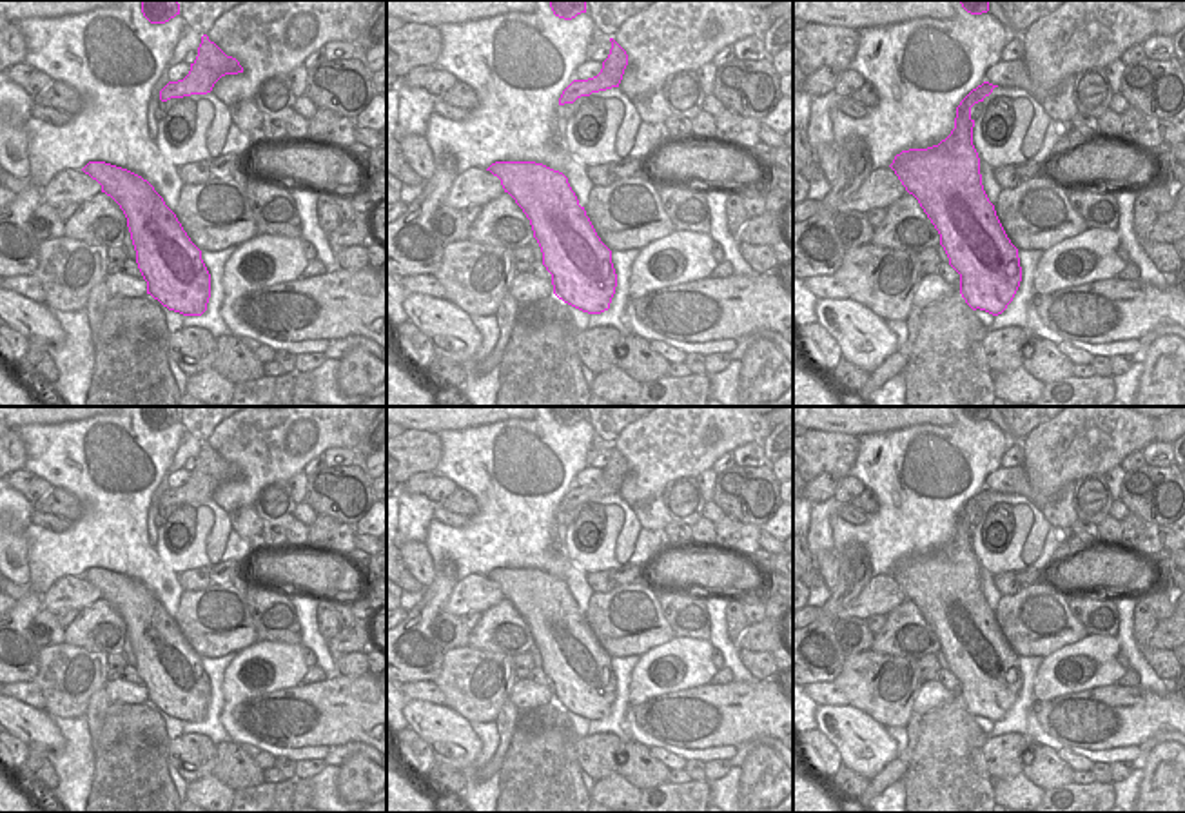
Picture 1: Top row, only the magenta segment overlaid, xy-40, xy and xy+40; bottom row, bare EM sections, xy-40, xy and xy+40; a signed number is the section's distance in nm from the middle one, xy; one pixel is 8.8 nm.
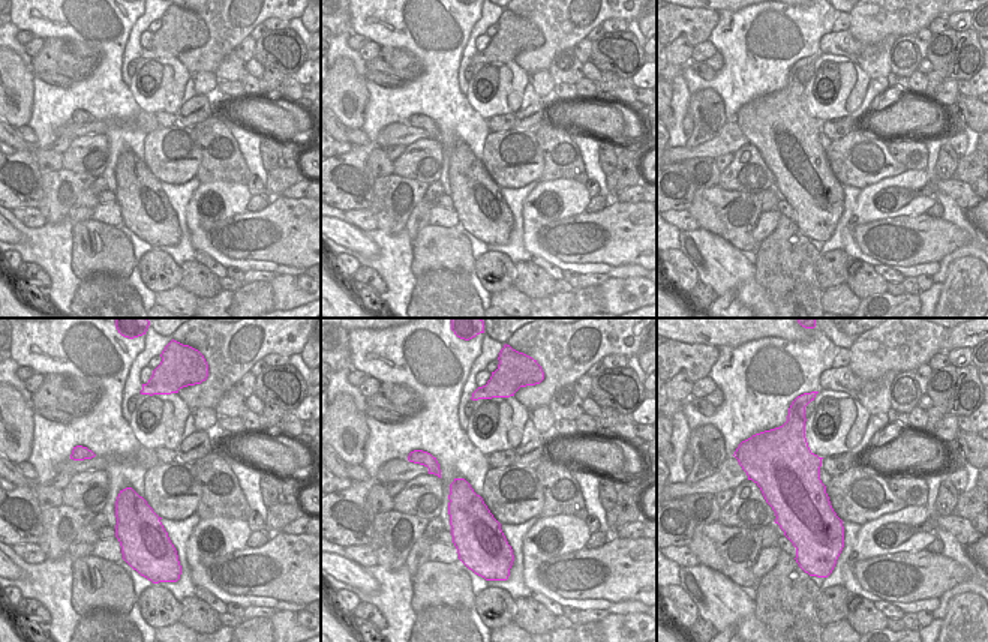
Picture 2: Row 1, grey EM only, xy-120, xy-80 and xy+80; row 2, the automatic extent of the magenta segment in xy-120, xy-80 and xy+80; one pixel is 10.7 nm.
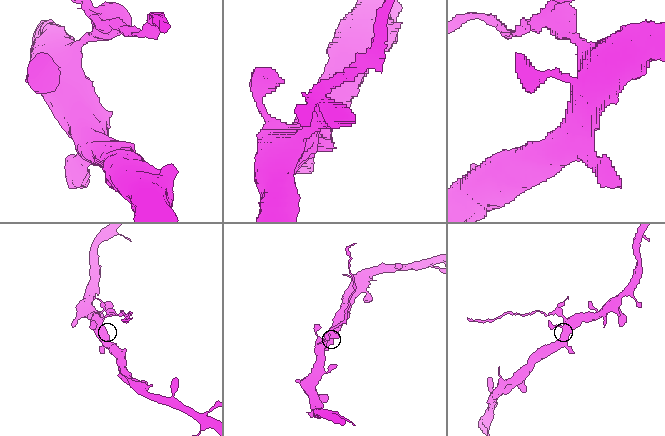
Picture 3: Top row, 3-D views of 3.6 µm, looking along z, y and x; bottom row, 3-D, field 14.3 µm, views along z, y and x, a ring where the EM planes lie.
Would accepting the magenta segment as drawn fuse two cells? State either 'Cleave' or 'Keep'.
Cleave

